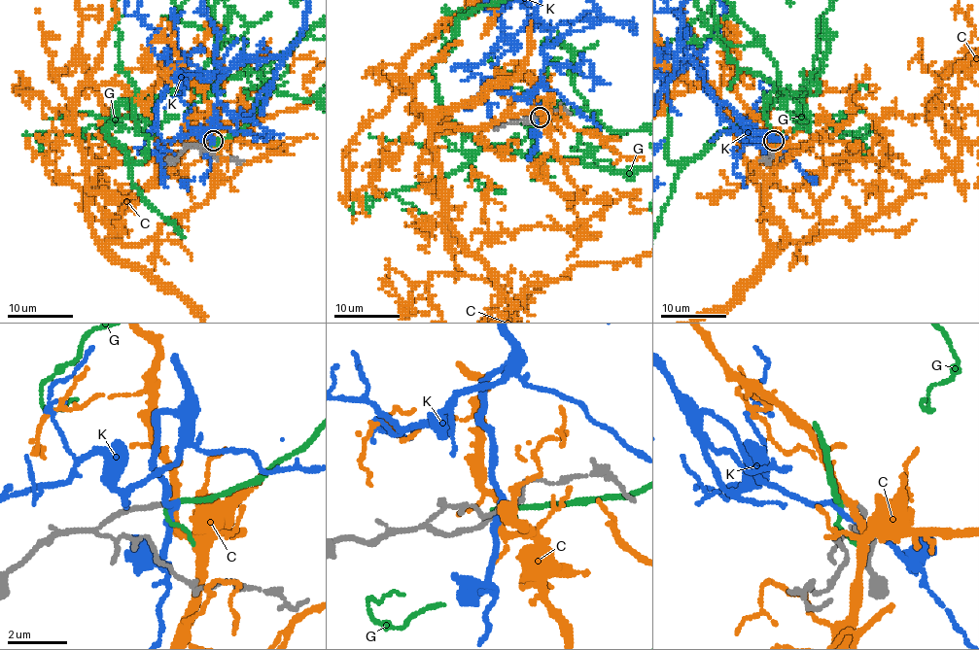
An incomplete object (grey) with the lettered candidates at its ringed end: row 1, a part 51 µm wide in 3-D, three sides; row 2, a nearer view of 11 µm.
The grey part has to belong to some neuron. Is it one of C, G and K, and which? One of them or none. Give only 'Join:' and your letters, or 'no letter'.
Join: G

